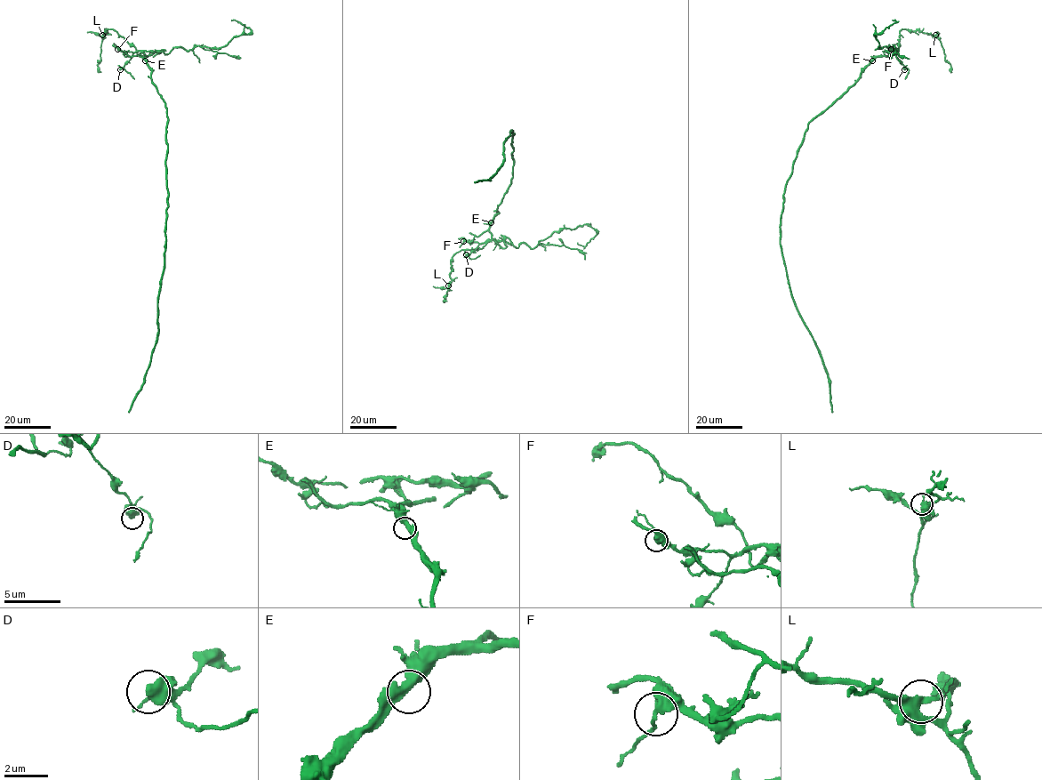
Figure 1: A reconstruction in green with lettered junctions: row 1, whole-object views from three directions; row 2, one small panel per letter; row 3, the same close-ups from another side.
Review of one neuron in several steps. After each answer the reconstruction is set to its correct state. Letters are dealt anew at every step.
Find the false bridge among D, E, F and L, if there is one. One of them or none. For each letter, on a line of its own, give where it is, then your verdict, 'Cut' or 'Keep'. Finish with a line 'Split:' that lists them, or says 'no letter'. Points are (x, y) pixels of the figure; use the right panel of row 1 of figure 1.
D: Place: (904, 69). Keep
E: Place: (872, 60). Keep
F: Place: (891, 49). Cut
L: Place: (935, 35). Keep
Split: F

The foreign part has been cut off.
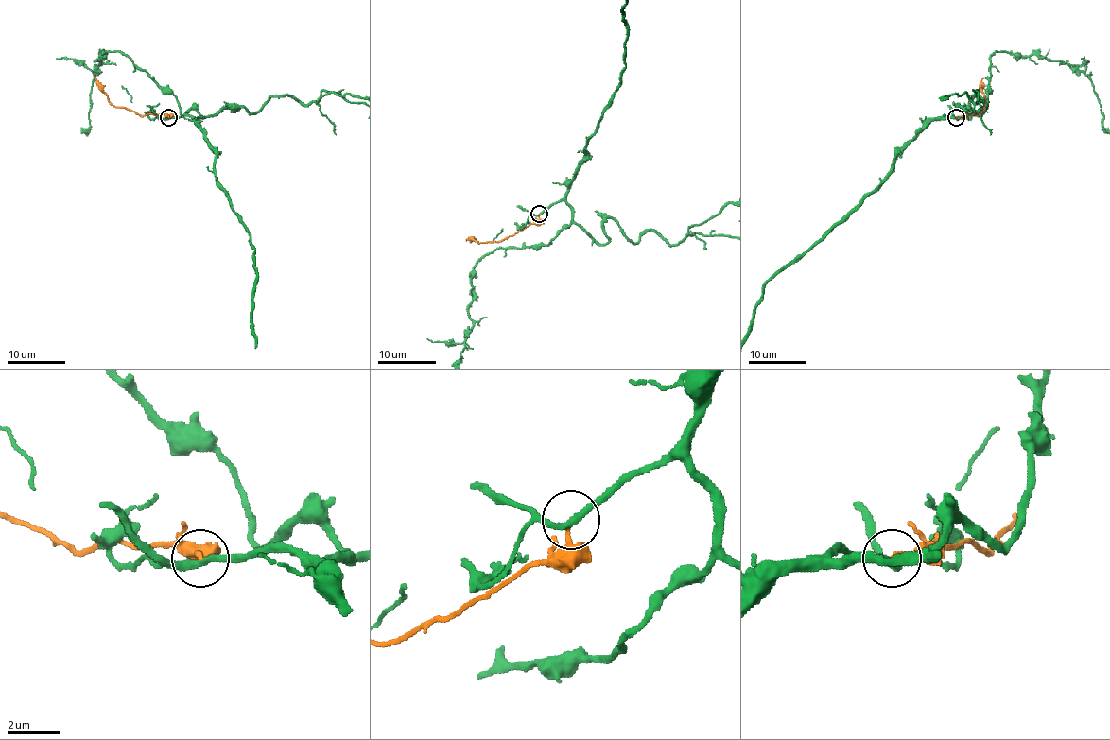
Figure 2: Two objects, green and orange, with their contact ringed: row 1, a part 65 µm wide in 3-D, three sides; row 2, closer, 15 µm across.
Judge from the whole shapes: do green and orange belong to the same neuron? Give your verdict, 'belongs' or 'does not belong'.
does not belong

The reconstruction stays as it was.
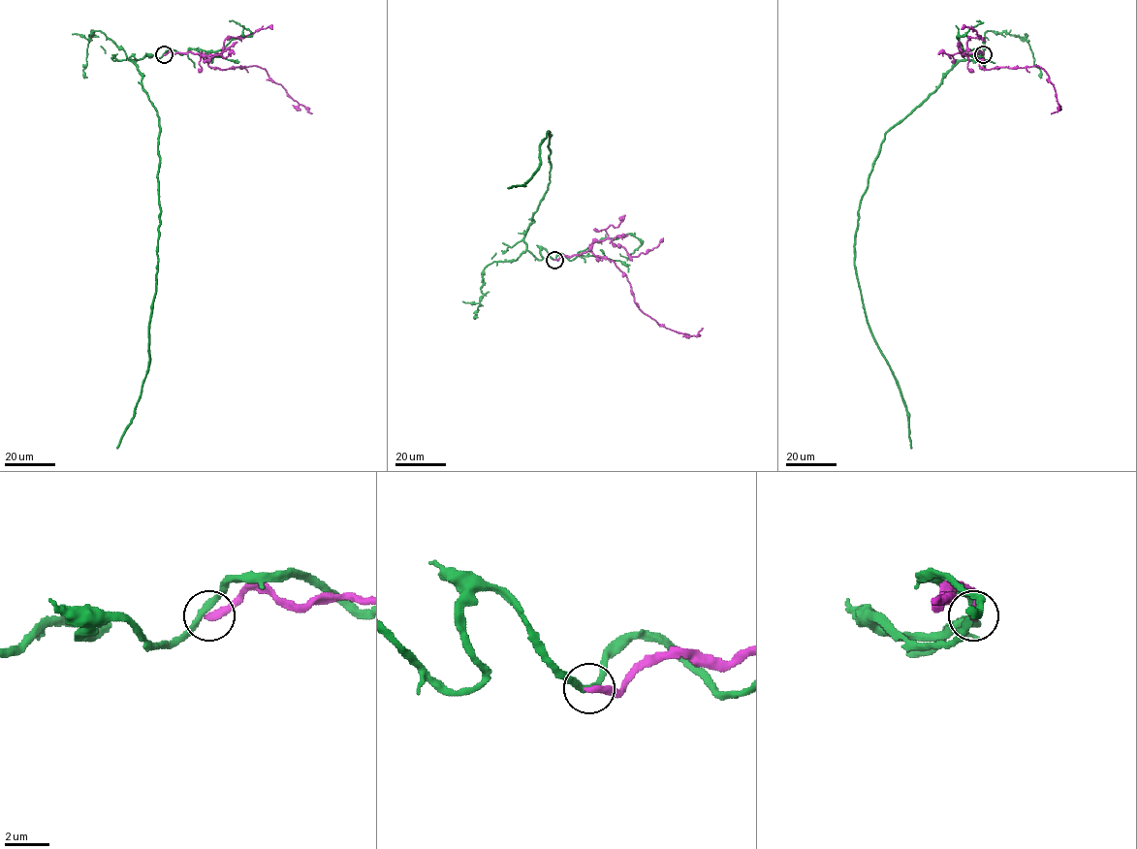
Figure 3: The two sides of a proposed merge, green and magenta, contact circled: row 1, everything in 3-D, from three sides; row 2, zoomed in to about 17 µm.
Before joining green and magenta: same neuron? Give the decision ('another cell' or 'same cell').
another cell

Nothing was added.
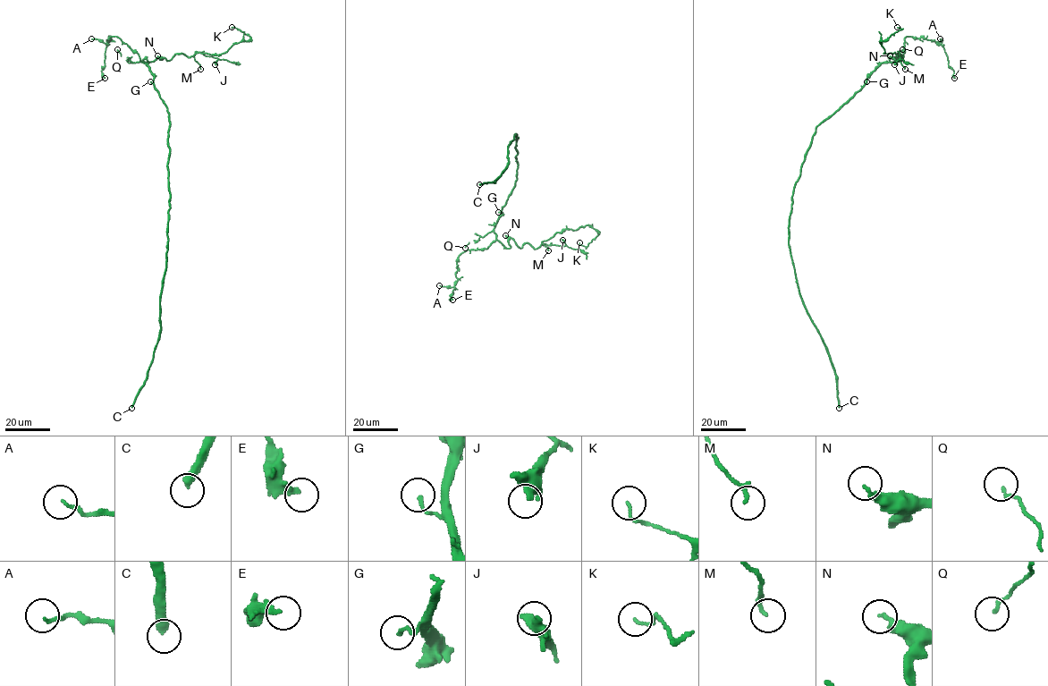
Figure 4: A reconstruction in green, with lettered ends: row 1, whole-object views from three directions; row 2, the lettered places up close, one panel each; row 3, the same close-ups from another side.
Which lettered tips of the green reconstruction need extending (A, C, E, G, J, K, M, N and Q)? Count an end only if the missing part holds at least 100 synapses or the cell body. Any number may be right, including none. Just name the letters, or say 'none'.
C

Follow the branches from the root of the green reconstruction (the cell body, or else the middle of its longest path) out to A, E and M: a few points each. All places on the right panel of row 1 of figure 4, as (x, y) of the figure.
A: (812, 137), (816, 127), (845, 104), (882, 63), (901, 60), (907, 37), (924, 38), (941, 44), (940, 38)
E: (812, 137), (816, 127), (845, 104), (882, 63), (901, 60), (907, 37), (924, 38), (940, 44), (954, 78)
M: (812, 137), (882, 63), (899, 61), (902, 58), (892, 57), (900, 60), (900, 54), (905, 69)

